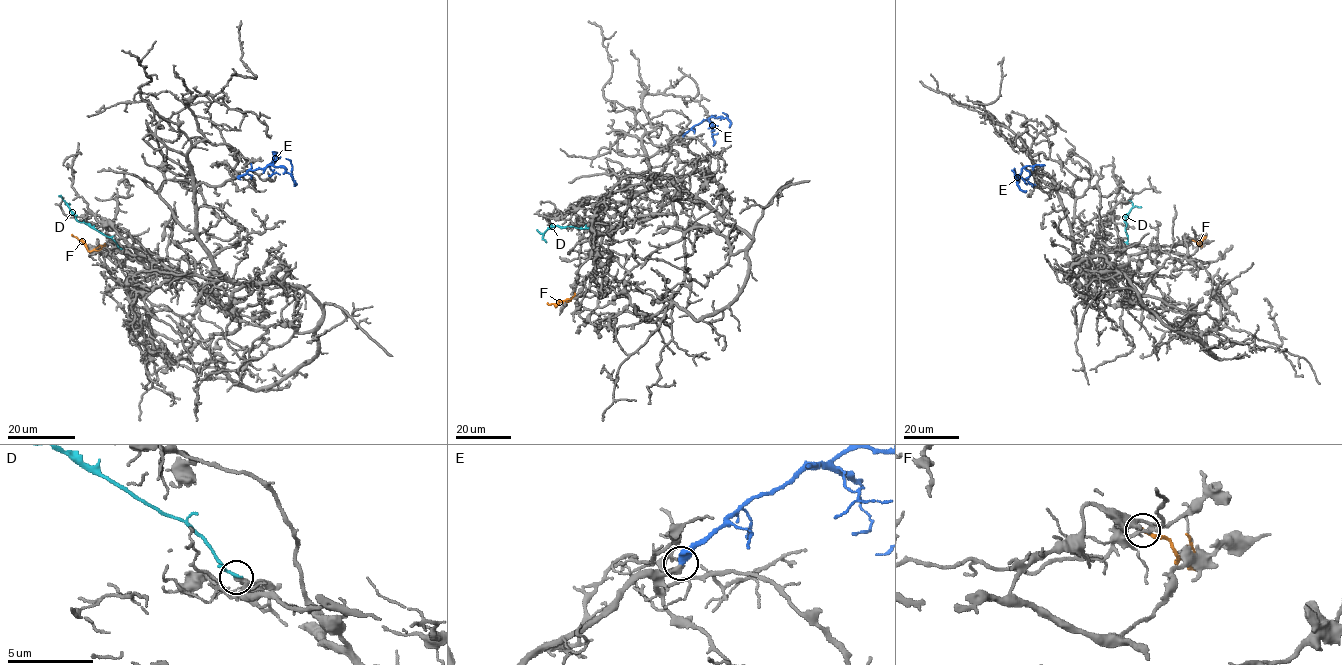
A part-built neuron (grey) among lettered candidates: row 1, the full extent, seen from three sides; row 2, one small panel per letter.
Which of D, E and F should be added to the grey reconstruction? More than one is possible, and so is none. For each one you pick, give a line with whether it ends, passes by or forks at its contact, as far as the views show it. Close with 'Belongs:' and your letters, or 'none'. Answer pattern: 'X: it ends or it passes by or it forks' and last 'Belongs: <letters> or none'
E: it passes by
Belongs: E

